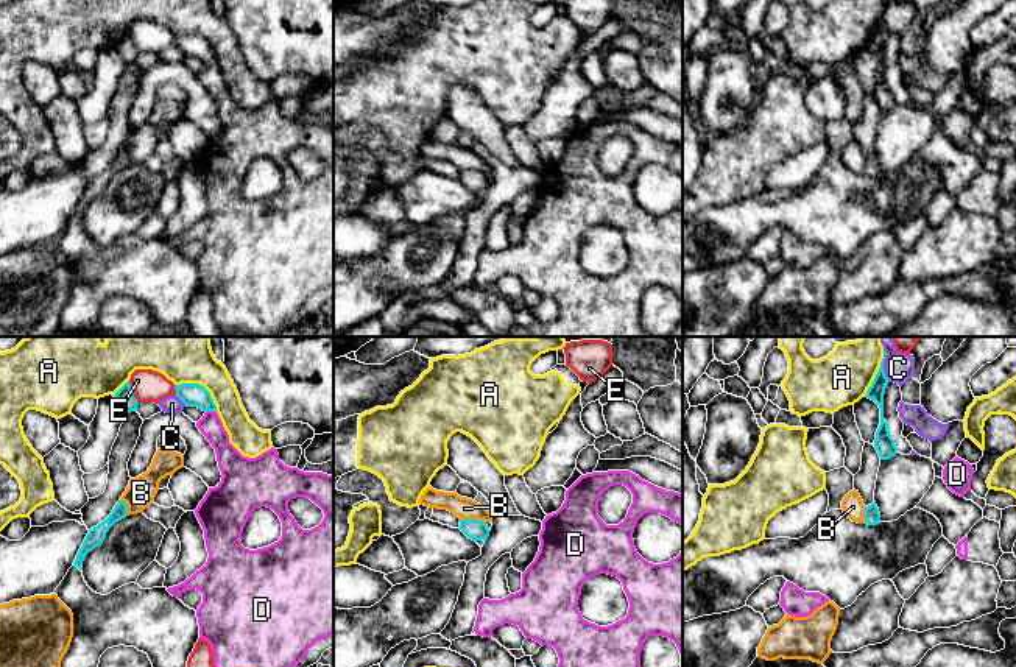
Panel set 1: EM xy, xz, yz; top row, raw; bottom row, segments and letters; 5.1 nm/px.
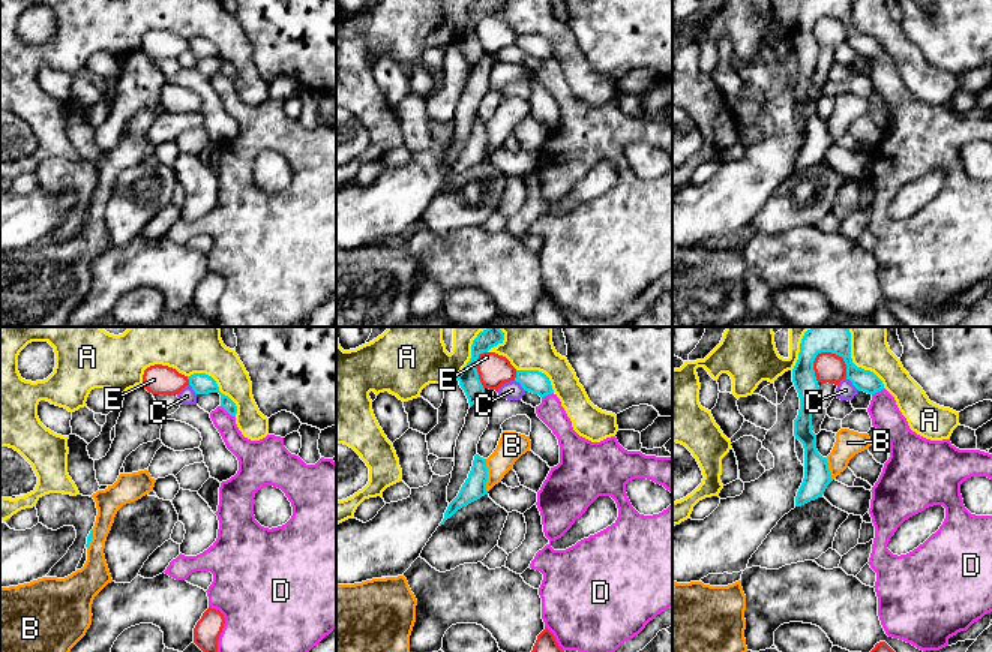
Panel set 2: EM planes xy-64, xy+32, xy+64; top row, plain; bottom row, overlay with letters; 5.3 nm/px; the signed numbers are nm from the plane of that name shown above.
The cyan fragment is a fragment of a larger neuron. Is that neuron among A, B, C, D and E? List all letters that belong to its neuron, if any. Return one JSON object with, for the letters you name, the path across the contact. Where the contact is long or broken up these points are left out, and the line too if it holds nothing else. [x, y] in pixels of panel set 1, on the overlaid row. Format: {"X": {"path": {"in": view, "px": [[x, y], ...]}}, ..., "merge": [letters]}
{"merge": []}

